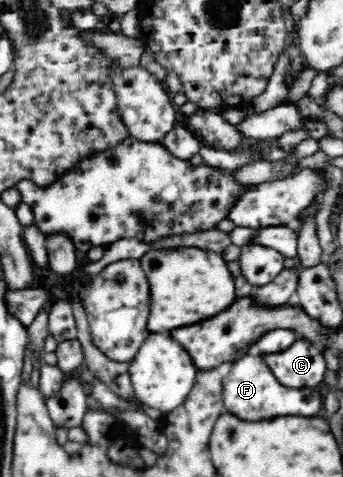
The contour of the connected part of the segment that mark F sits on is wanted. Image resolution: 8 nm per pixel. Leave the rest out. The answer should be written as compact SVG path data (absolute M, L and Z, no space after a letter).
M246 355L230 364L230 372L223 378L222 393L225 408L240 420L260 422L260 418L276 416L314 416L322 408L322 394L317 388L284 388L260 356Z

